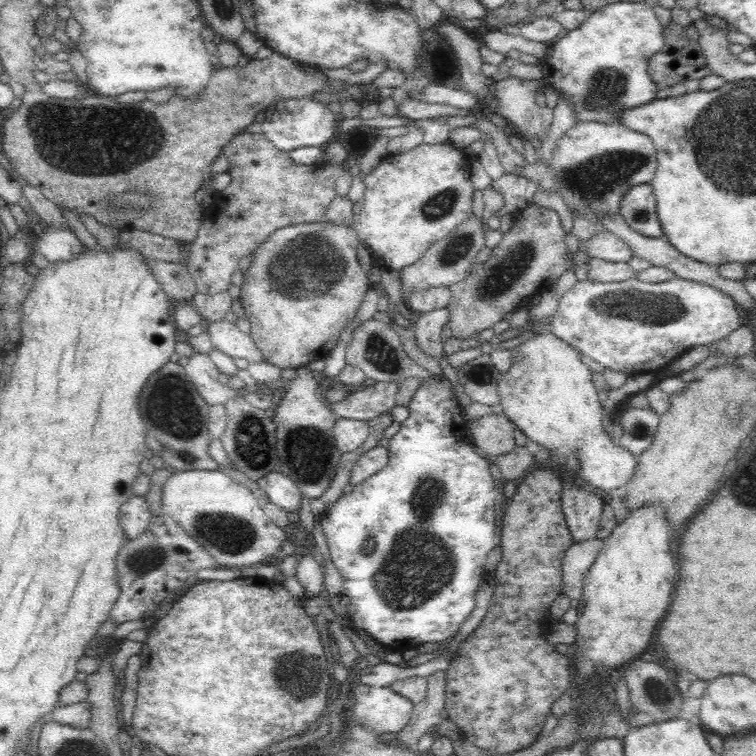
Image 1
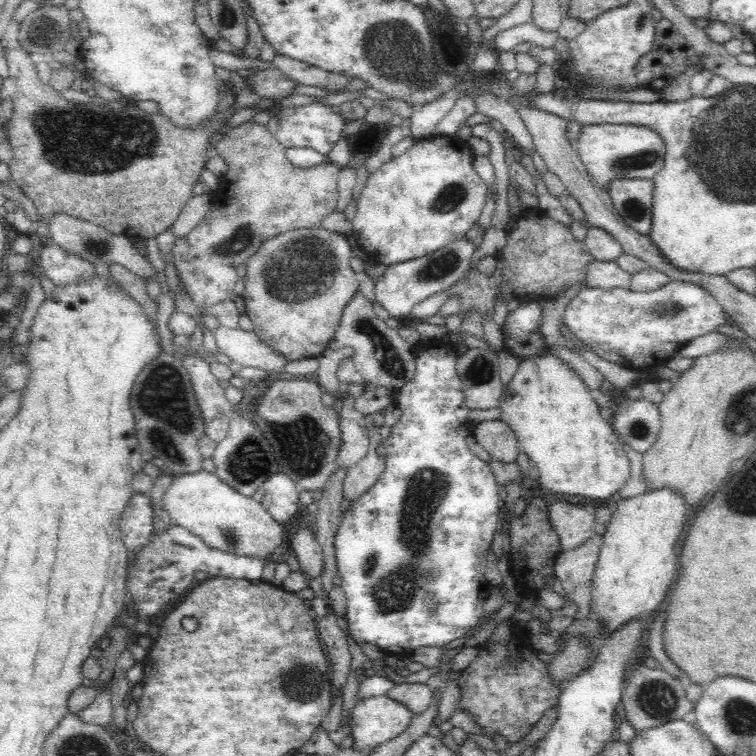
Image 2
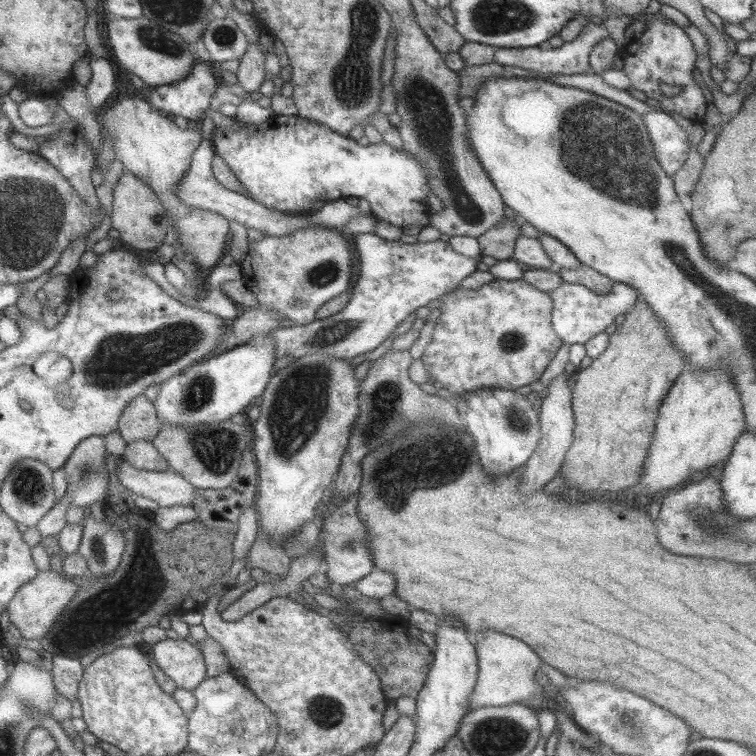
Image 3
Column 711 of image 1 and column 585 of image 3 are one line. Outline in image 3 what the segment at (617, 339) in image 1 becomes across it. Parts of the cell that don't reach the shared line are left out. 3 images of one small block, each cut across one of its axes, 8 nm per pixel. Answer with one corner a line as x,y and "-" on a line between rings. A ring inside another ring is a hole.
615,281
609,293
603,295
597,295
577,283
561,283
549,296
553,302
551,326
562,342
567,344
585,344
591,336
603,332
606,326
613,323
615,316
627,313
638,298
637,290

